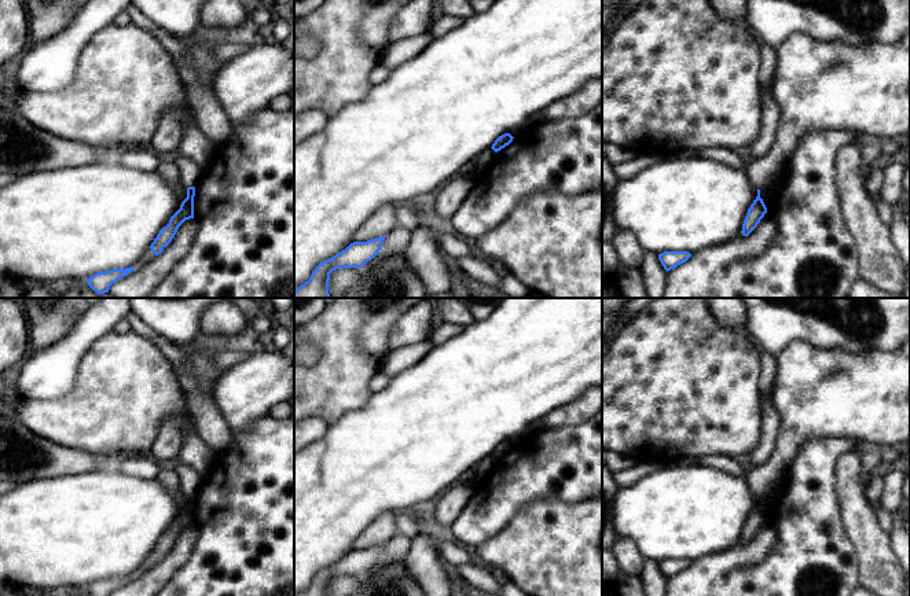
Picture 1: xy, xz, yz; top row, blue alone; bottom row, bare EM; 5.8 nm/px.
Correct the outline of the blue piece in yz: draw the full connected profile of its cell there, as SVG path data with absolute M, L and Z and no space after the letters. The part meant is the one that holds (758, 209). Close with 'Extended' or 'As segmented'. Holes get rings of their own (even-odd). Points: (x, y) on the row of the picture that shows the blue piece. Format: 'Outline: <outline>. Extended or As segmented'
Outline: M757 190L757 196L751 205L751 207L748 209L741 233L744 236L748 236L757 227L757 224L760 222L760 220L764 217L766 213L767 213L767 207L763 199L760 198L760 190Z. As segmented

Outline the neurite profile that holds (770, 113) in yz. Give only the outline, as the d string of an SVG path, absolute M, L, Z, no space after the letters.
M768 82L767 88L762 91L760 103L760 133L757 140L746 147L752 159L757 159L770 151L775 141L777 129L779 126L781 114L771 92L771 82Z

